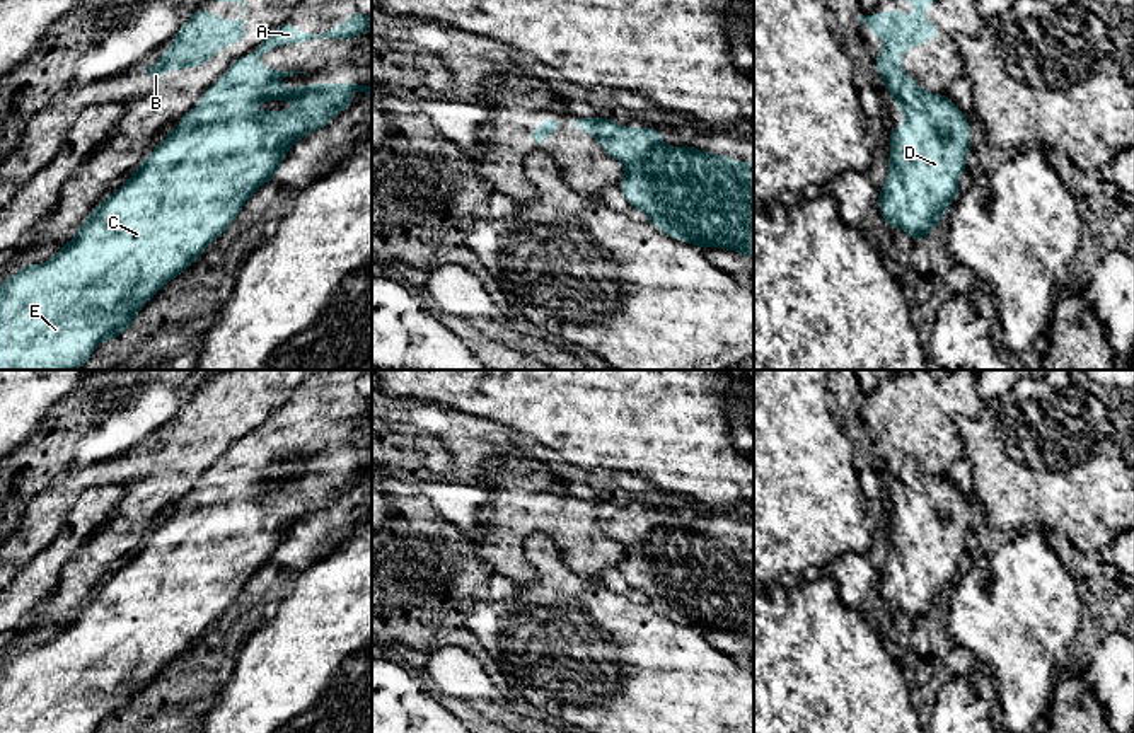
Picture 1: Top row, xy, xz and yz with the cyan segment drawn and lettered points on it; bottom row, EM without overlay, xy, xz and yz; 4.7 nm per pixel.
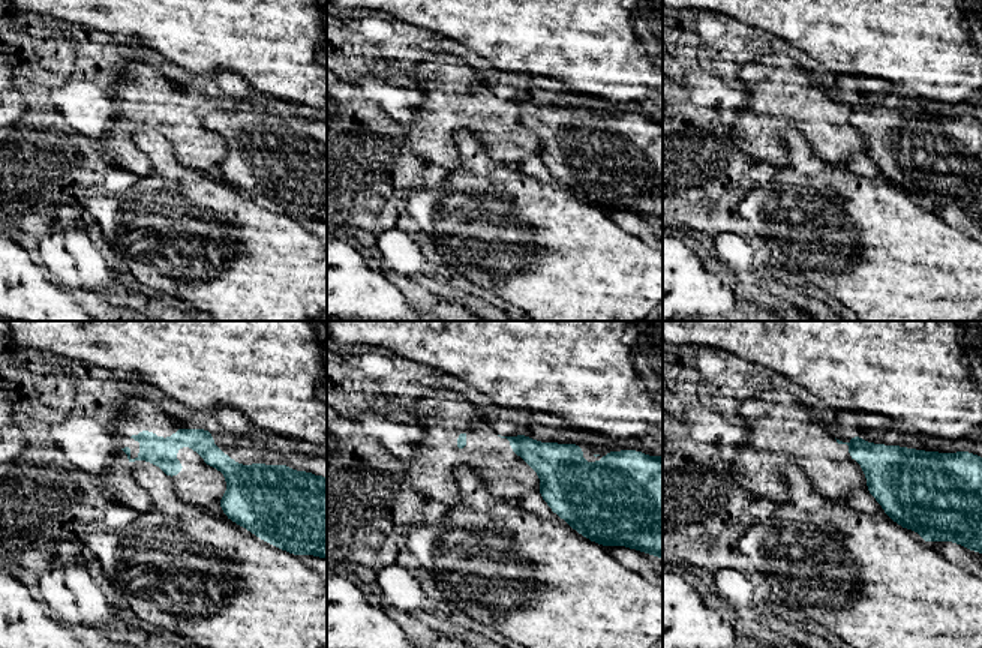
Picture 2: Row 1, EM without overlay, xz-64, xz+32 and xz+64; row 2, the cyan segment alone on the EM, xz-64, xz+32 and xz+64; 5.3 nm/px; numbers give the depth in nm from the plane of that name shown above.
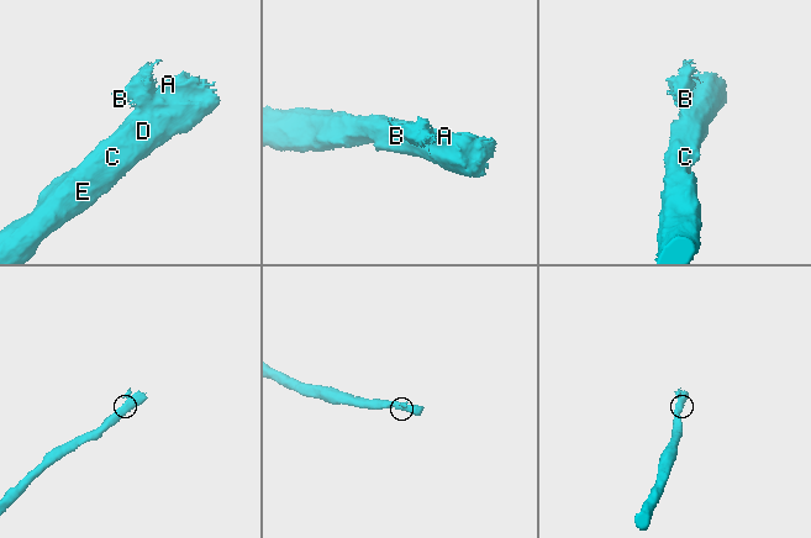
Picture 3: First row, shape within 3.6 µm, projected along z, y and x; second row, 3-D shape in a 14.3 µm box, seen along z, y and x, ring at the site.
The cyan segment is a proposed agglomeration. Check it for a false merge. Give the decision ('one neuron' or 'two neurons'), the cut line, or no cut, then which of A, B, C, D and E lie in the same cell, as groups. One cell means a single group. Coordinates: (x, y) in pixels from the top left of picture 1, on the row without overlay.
two neurons; cut yz (906, 457), (896, 484); groups A C D E / B

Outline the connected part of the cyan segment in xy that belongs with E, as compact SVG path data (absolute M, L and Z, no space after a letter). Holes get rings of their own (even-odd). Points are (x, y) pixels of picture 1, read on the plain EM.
M355 392L355 394L353 394L353 395L351 395L351 399L350 399L350 401L348 401L348 402L346 402L346 404L344 404L344 406L341 406L341 407L338 407L338 409L334 409L334 411L333 411L333 413L322 413L322 414L297 414L297 413L295 413L295 407L293 407L293 404L292 404L292 402L288 402L288 404L285 404L285 406L281 406L281 407L278 407L278 409L276 409L276 411L275 411L275 413L273 413L273 414L271 414L271 416L269 416L269 418L268 418L268 419L266 419L266 421L264 421L264 423L263 423L263 424L261 424L261 426L259 426L259 428L257 428L257 431L256 431L256 433L254 433L254 435L252 435L252 436L244 436L244 438L240 438L240 440L237 440L237 442L235 442L235 443L234 443L234 445L232 445L232 447L230 447L230 450L229 450L229 452L227 452L227 453L225 453L225 455L223 455L223 457L222 457L222 459L220 459L220 460L218 460L218 462L217 462L217 464L215 464L215 465L213 465L213 467L211 467L211 469L210 469L210 470L208 470L208 472L206 472L206 474L205 474L205 477L203 477L203 479L201 479L201 481L200 481L200 484L198 484L198 486L196 486L196 488L194 488L194 489L193 489L193 491L191 491L191 493L189 493L189 494L186 494L186 496L184 496L184 498L182 498L182 499L181 499L181 501L179 501L179 508L181 508L181 510L179 510L179 511L174 511L174 510L171 510L171 511L169 511L169 515L167 515L167 518L165 518L165 522L164 522L164 523L162 523L162 525L160 525L160 527L157 527L157 528L155 528L155 530L153 530L153 534L152 534L152 535L150 535L150 537L148 537L148 539L147 539L147 540L145 540L145 542L143 542L143 544L142 544L142 545L140 545L140 547L138 547L138 551L136 551L136 552L135 552L135 554L133 554L133 556L131 556L131 559L130 559L130 561L128 561L128 563L126 563L126 564L124 564L124 566L123 566L123 568L121 568L121 569L119 569L119 571L116 571L116 573L114 573L114 574L113 574L113 576L111 576L111 578L109 578L109 580L106 580L106 581L102 581L102 583L99 583L99 586L97 586L97 588L95 588L95 590L94 590L94 592L92 592L92 595L90 595L90 597L89 597L89 600L87 600L87 602L85 602L85 603L84 603L84 605L82 605L82 607L78 607L78 609L77 609L77 617L75 617L75 619L73 619L73 620L72 620L72 622L70 622L70 624L67 624L67 626L63 626L63 627L61 627L61 629L60 629L60 632L58 632L58 634L56 634L56 638L55 638L55 639L51 639L51 641L49 641L49 643L46 643L46 644L43 644L43 646L29 646L29 648L20 648L20 651L19 651L19 653L17 653L17 655L15 655L15 656L14 656L14 658L7 658L7 661L5 661L5 663L3 663L3 665L2 665L2 667L0 667L0 733L95 733L95 730L97 730L97 728L99 728L99 726L101 726L101 724L102 724L102 723L106 723L106 721L118 721L118 719L119 719L119 716L121 716L121 714L123 714L123 713L126 713L126 711L130 711L130 709L131 709L131 706L133 706L133 704L135 704L135 701L136 701L136 699L138 699L138 694L140 694L140 690L142 690L142 689L143 689L143 687L145 687L145 685L147 685L147 684L150 684L150 682L152 682L152 680L153 680L153 677L155 677L155 675L157 675L157 673L159 673L159 672L162 672L162 670L164 670L164 668L165 668L165 667L167 667L167 665L169 665L169 663L171 663L171 661L172 661L172 660L176 660L176 658L177 658L177 656L181 656L181 655L184 655L184 651L186 651L186 649L188 649L188 648L189 648L189 646L193 646L193 644L194 644L194 643L196 643L196 641L200 641L200 639L201 639L201 636L203 636L203 632L205 632L205 631L206 631L206 627L208 627L208 626L210 626L210 624L211 624L211 622L215 622L215 620L218 620L218 619L222 619L222 617L223 617L223 615L225 615L225 612L227 612L227 609L229 609L229 607L230 607L230 605L232 605L232 603L234 603L234 602L235 602L235 598L237 598L237 595L239 595L239 593L240 593L240 592L242 592L242 588L244 588L244 586L246 586L246 583L247 583L247 581L249 581L249 580L251 580L251 578L252 578L252 576L254 576L254 574L256 574L256 573L257 573L257 571L259 571L259 569L261 569L261 568L263 568L263 566L266 566L266 564L269 564L269 563L271 563L271 561L275 561L275 559L276 559L276 557L278 557L278 551L280 551L280 544L281 544L281 540L283 540L283 539L285 539L285 535L286 535L286 534L288 534L288 532L290 532L290 530L292 530L292 528L293 528L293 527L295 527L295 525L297 525L297 523L298 523L298 522L300 522L300 520L304 520L304 518L305 518L305 517L309 517L309 515L312 515L312 513L315 513L315 511L321 511L321 510L324 510L324 508L327 508L327 506L329 506L329 505L331 505L331 501L333 501L333 498L334 498L334 496L338 496L338 494L341 494L341 493L344 493L344 491L348 491L348 489L351 489L351 488L353 488L353 486L351 486L351 484L350 484L350 481L351 481L351 477L353 477L353 476L355 476L355 474L358 474L358 472L365 472L365 474L367 474L367 476L368 476L368 479L367 479L367 482L368 482L368 484L372 484L372 465L370 465L370 467L365 467L365 465L353 465L353 464L343 464L343 465L312 465L312 467L309 467L309 465L307 465L307 467L304 467L304 469L281 469L281 467L280 467L280 462L281 462L281 460L285 460L285 459L290 459L290 457L293 457L293 455L304 455L304 457L309 457L309 459L310 459L310 455L305 455L305 453L297 453L297 452L293 452L293 453L278 453L278 452L271 452L271 450L266 450L266 448L263 448L263 447L261 447L261 445L259 445L259 443L257 443L257 442L259 442L259 440L263 440L263 438L264 438L264 435L266 435L266 433L269 433L269 431L273 431L273 430L278 430L278 428L283 428L283 426L297 426L297 424L307 424L307 423L317 423L317 421L343 421L343 423L350 423L350 421L351 421L351 419L355 419L355 418L358 418L358 416L363 416L363 414L370 414L370 413L372 413L372 397L365 397L365 395L362 395L362 394L358 394L358 392ZM266 482L292 482L292 484L295 484L295 486L297 486L297 488L295 488L295 489L293 489L293 491L290 491L290 493L252 493L252 491L251 491L251 489L252 489L252 488L254 488L254 486L257 486L257 484L266 484Z

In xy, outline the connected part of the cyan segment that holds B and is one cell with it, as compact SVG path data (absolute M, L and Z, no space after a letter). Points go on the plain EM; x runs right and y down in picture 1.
M220 370L211 382L239 384L242 387L240 402L217 401L210 392L200 389L172 419L171 430L159 438L159 445L153 448L145 445L152 464L160 462L169 452L201 448L208 440L215 440L220 430L247 419L244 409L247 370Z

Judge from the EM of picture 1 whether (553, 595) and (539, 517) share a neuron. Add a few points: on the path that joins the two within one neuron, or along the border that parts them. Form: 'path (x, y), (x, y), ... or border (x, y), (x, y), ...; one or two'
border (536, 530), (543, 530), (553, 541), (566, 565); two

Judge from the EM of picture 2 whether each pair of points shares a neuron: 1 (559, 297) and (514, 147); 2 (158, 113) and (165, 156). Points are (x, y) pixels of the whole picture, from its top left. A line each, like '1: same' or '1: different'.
1: different
2: different

